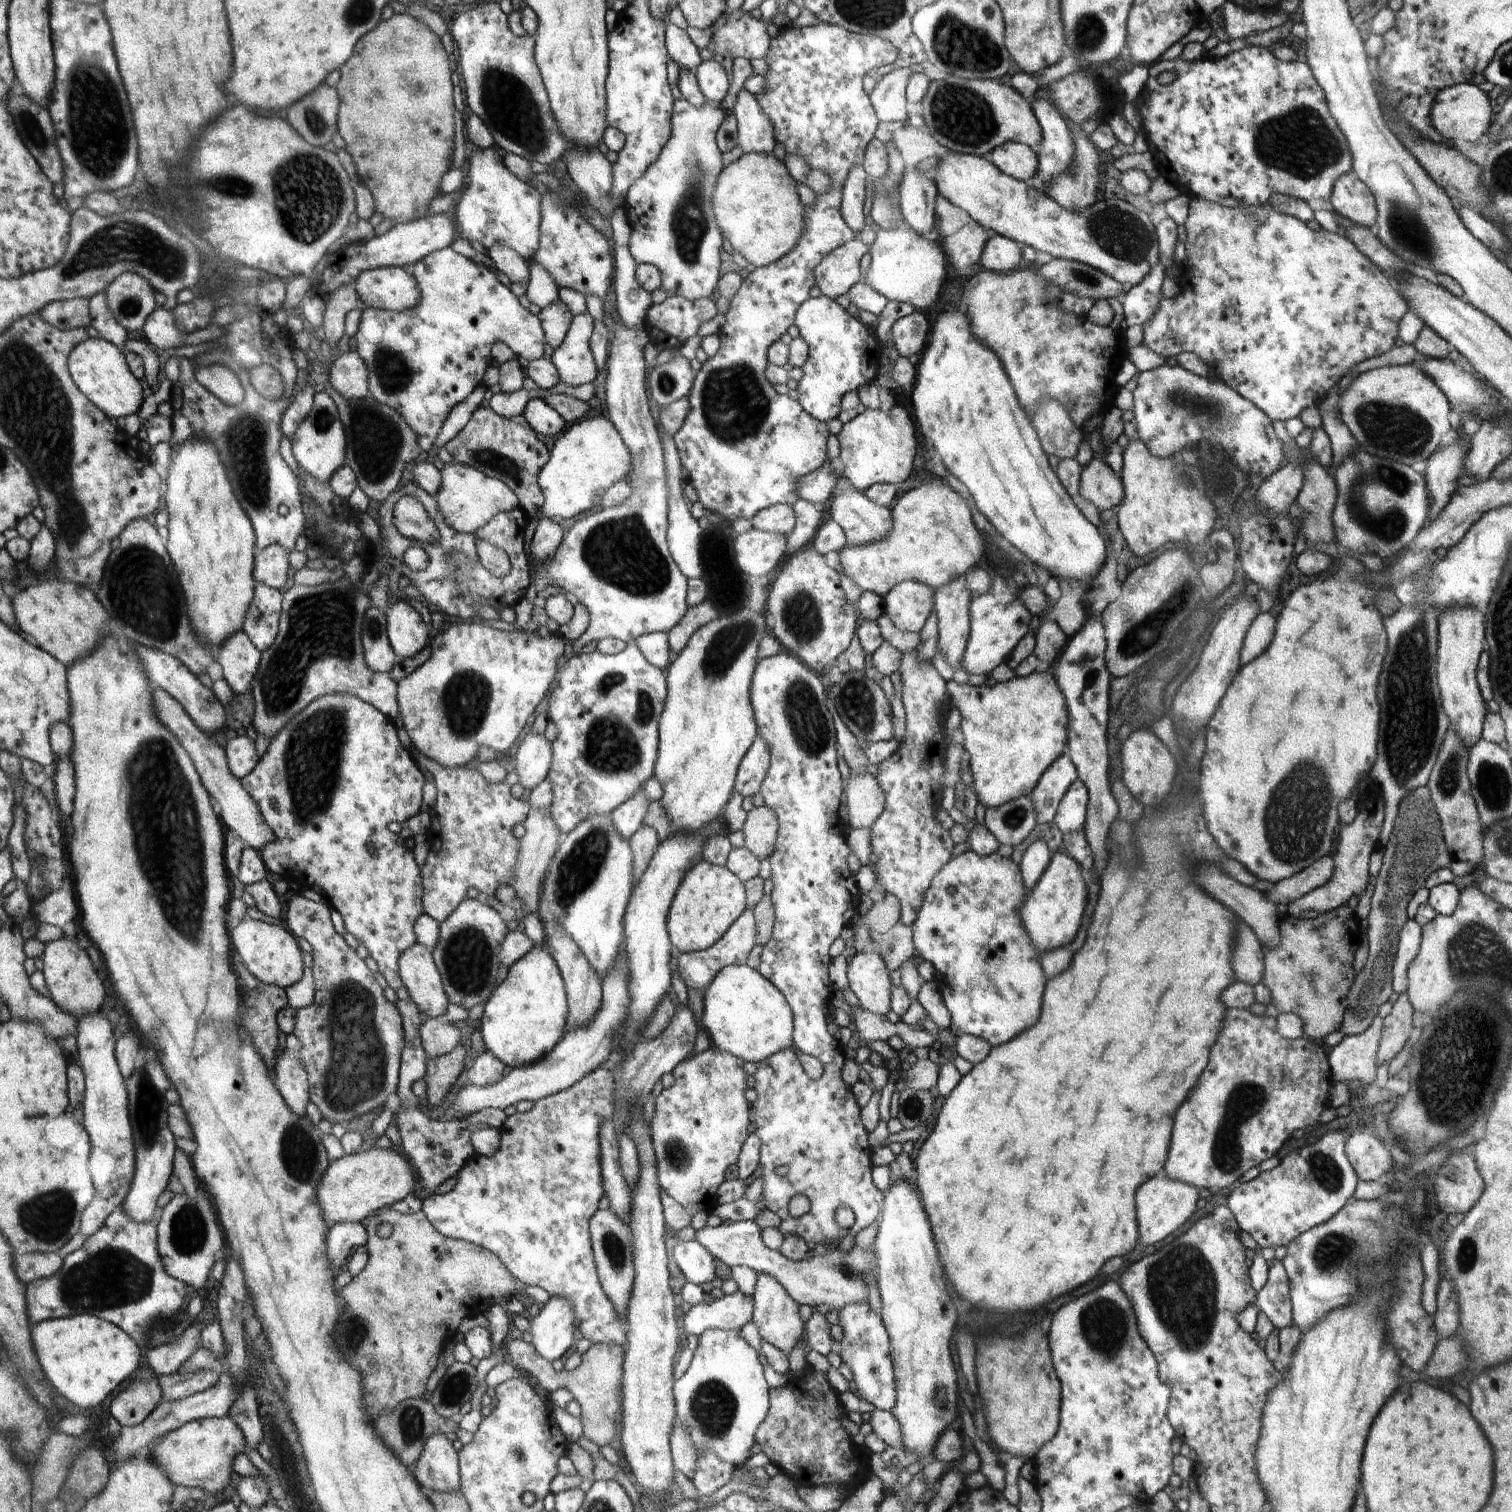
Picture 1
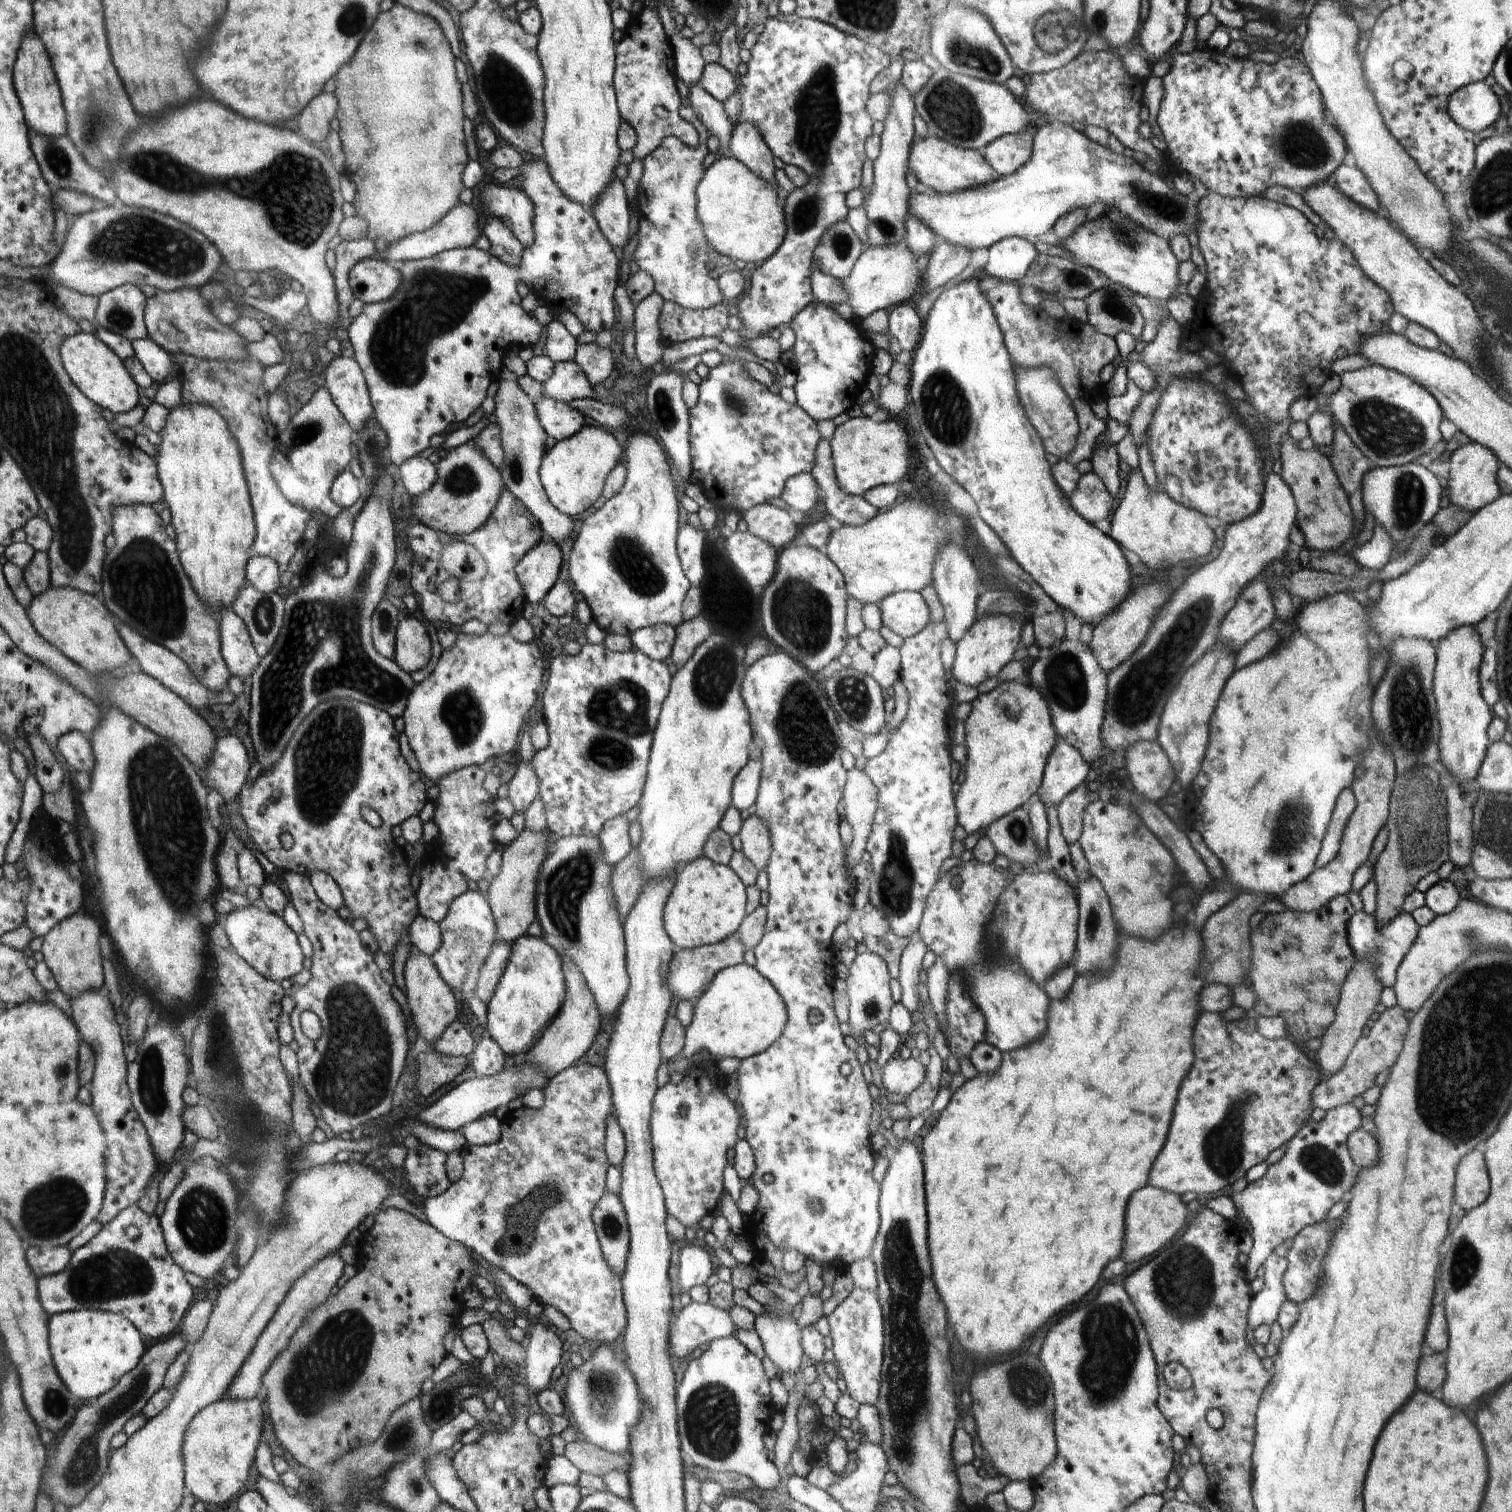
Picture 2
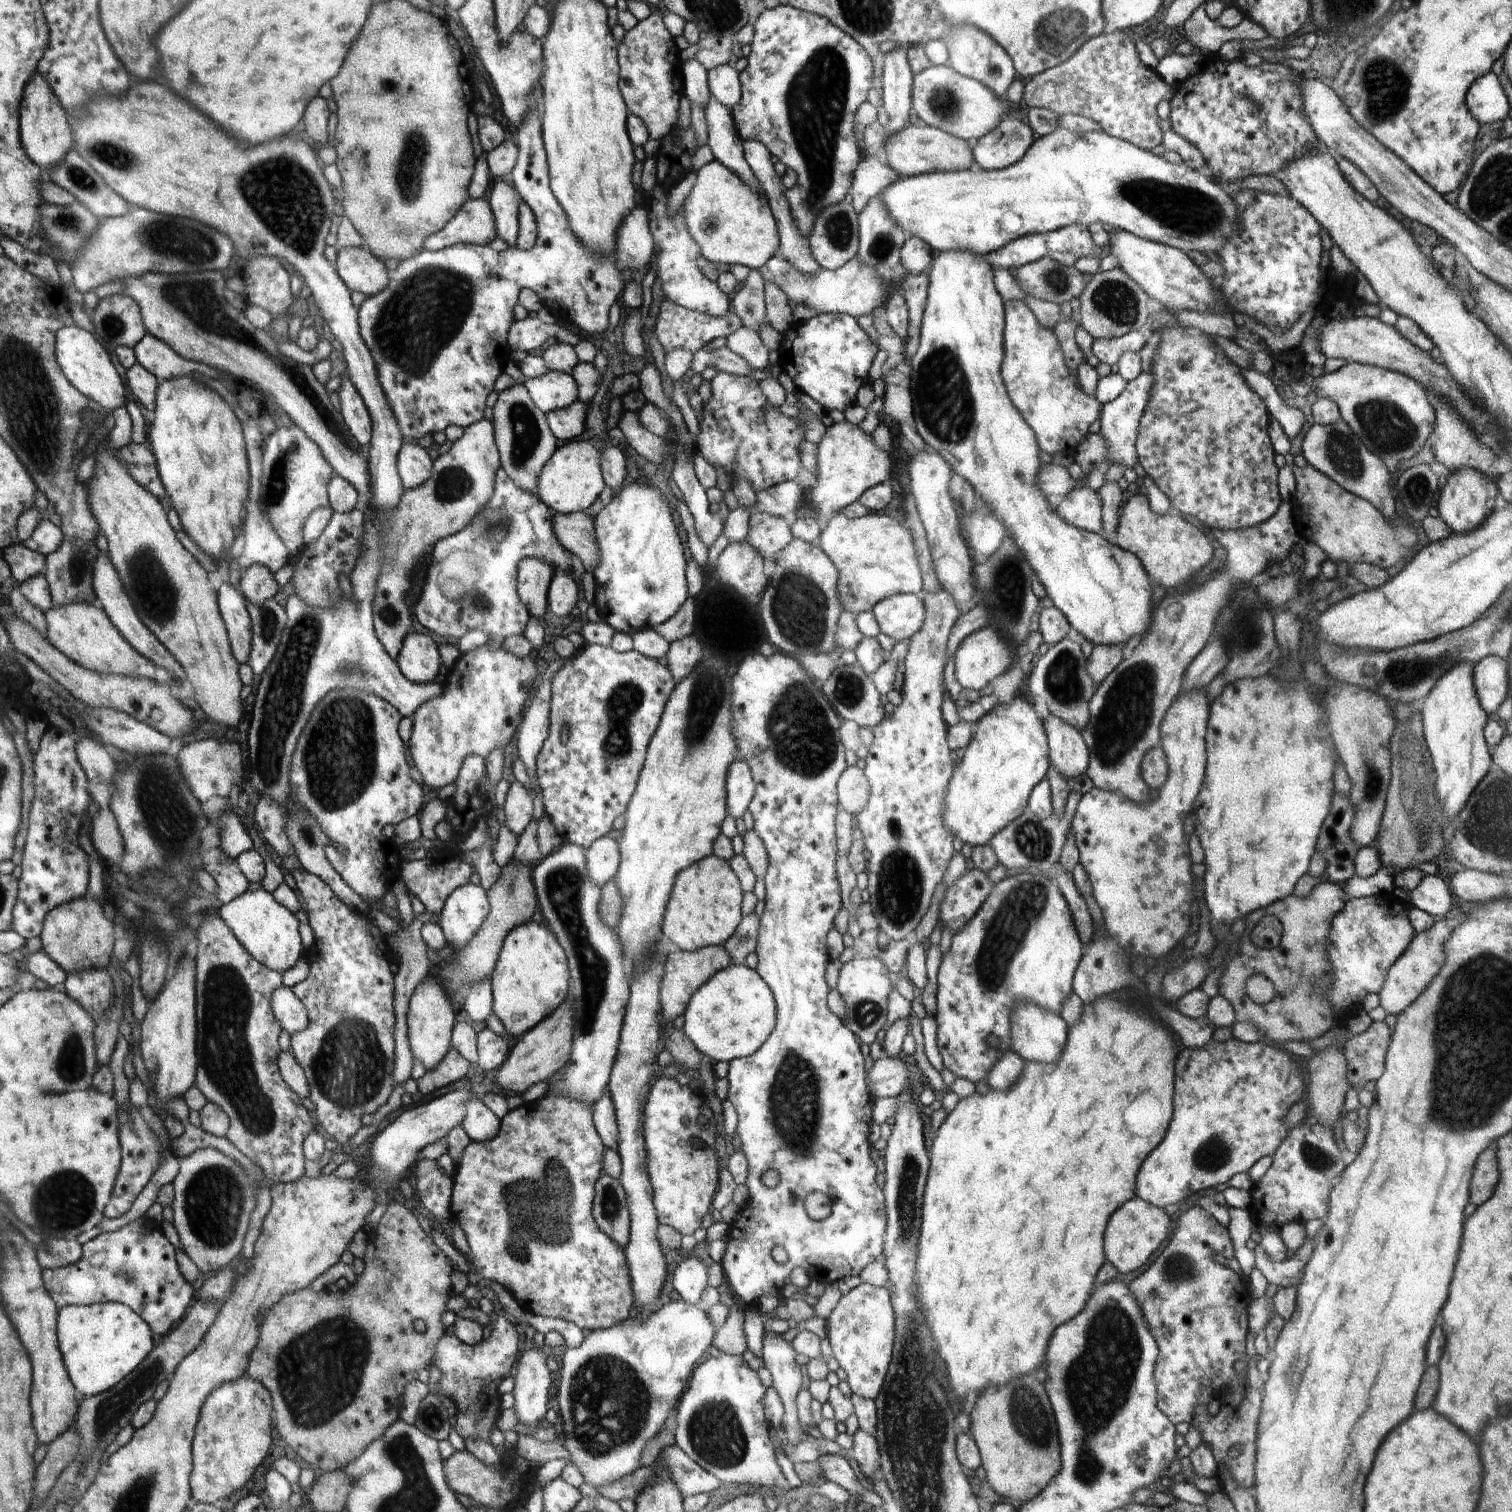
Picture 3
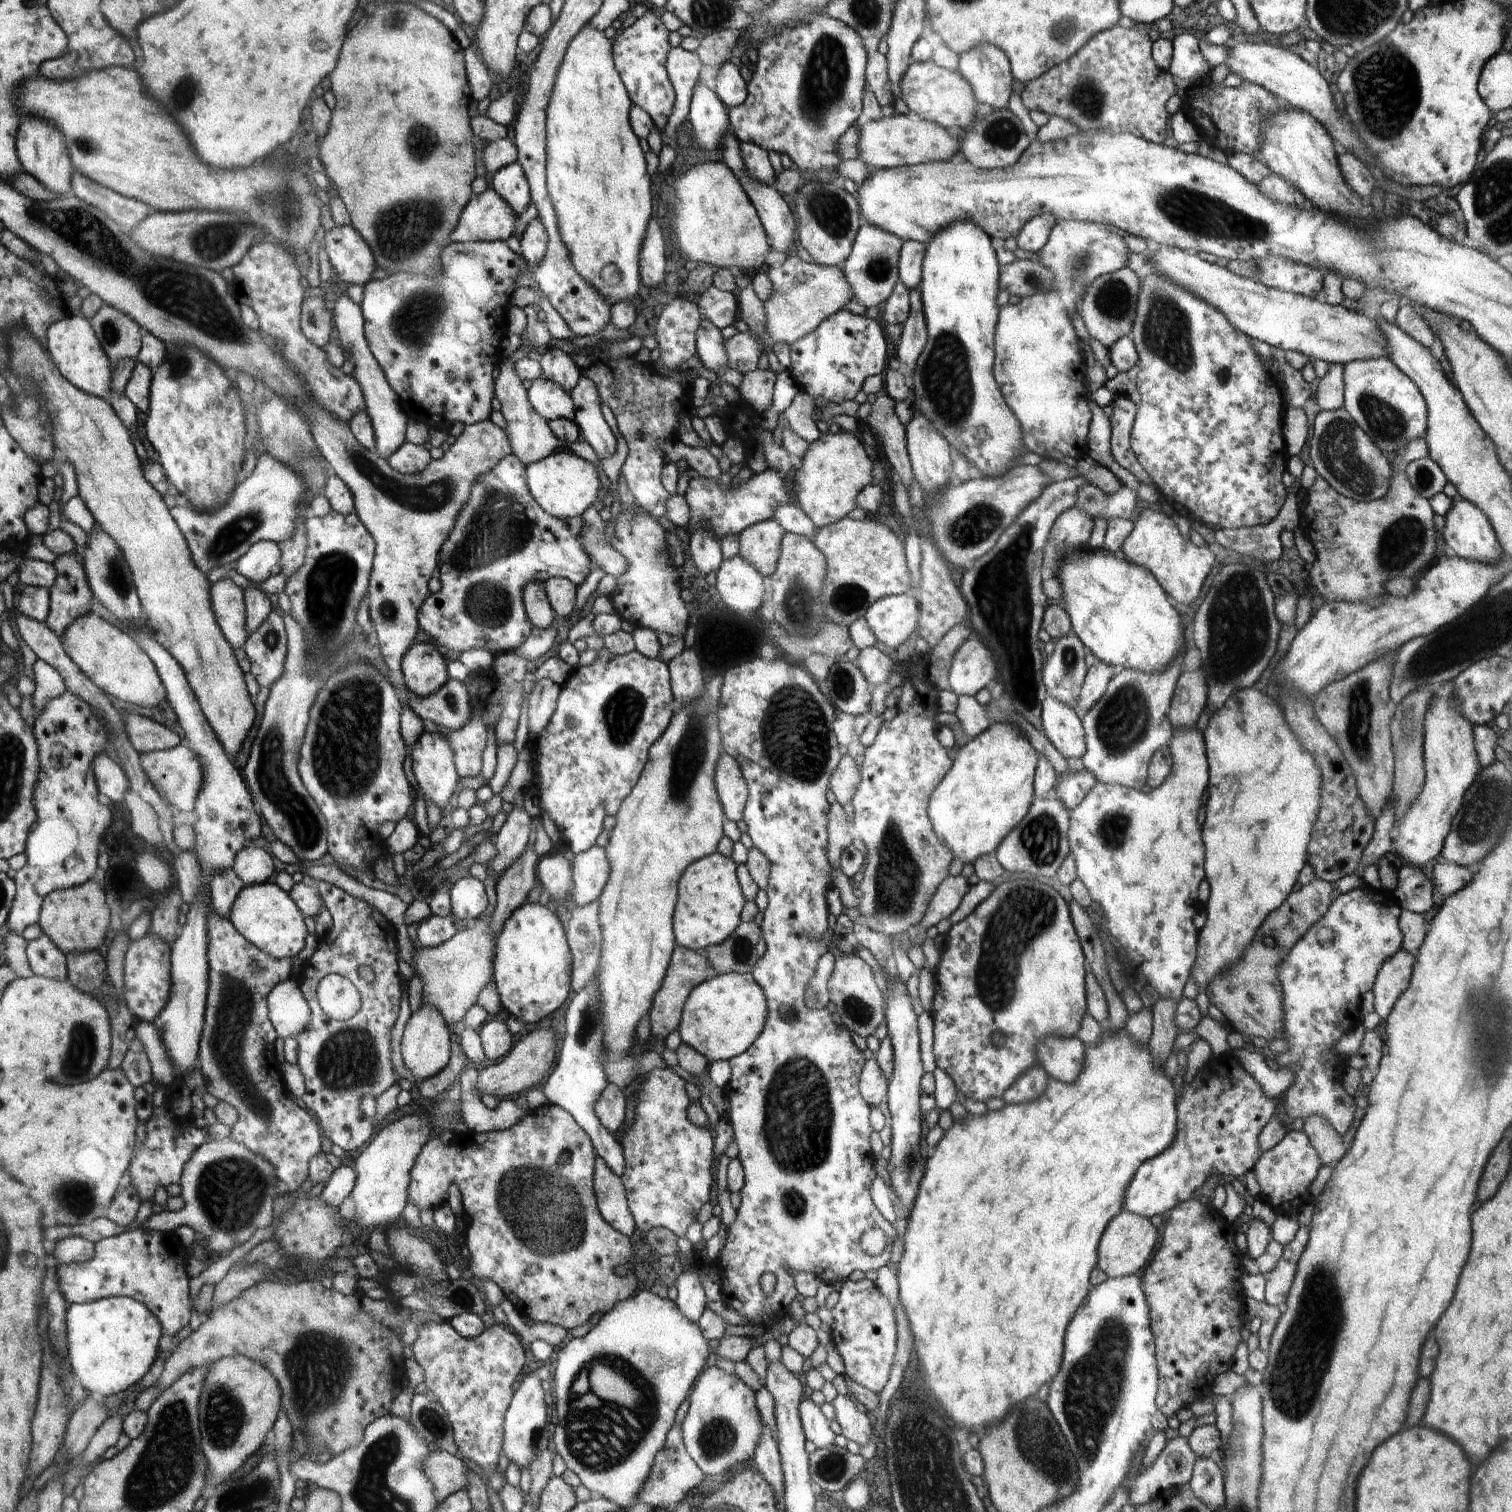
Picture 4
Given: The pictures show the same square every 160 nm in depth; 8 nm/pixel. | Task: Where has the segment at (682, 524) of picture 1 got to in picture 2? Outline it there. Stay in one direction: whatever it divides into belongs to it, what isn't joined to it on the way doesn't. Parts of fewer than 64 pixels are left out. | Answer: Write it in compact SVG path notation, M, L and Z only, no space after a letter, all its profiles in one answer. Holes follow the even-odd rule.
M685 523L679 529L676 550L689 581L692 586L698 587L700 582L704 580L703 574L706 574L704 562L702 562L702 558L704 558L704 533Z

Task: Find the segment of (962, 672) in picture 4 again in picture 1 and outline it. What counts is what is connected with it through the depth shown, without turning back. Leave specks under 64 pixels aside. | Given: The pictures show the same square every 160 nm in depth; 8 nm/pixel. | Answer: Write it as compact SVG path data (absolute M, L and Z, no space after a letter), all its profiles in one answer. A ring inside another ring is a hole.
M996 575L986 594L971 598L970 642L967 644L966 654L963 656L962 668L969 675L990 675L998 664L1002 664L1010 658L1012 650L1029 631L1028 625L1032 614L1021 601L1020 592L1022 592L1021 588L1010 587L1002 575Z

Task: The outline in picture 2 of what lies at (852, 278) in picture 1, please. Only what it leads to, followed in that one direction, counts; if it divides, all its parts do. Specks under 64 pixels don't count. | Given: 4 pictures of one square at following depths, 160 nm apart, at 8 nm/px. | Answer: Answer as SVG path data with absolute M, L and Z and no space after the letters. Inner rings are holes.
M847 220L832 224L819 247L815 249L813 266L822 274L844 280L846 276L851 275L852 268L862 255L860 238L855 229L847 224Z

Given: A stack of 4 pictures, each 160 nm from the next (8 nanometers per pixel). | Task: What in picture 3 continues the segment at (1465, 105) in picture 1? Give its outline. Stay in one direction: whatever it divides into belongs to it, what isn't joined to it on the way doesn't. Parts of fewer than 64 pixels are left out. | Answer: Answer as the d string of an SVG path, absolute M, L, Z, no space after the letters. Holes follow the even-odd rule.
M1491 71L1472 83L1466 91L1467 111L1480 123L1504 122L1510 114L1508 98L1498 76Z

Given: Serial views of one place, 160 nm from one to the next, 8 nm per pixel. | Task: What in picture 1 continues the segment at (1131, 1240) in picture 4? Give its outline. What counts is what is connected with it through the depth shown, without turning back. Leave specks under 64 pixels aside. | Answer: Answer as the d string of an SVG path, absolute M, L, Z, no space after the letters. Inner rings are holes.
M1164 1174L1146 1180L1136 1192L1136 1208L1138 1208L1136 1214L1138 1214L1138 1228L1142 1242L1156 1244L1182 1226L1203 1203L1198 1191L1199 1189L1191 1184L1168 1178L1168 1175Z

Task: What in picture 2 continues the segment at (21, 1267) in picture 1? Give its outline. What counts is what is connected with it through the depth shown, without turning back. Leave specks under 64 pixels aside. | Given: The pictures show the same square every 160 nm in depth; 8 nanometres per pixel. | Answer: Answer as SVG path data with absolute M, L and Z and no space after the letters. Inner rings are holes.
M68 1245L34 1246L28 1251L28 1260L31 1261L32 1268L36 1270L40 1278L64 1272L72 1264L72 1258L74 1258L74 1250L70 1250Z

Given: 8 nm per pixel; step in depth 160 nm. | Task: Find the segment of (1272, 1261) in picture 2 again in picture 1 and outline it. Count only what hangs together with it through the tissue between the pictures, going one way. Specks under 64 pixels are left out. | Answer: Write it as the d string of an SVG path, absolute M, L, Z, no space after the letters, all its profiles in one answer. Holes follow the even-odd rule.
M1274 1260L1266 1284L1256 1293L1255 1304L1259 1312L1263 1312L1279 1331L1293 1324L1289 1290L1289 1278L1284 1265Z

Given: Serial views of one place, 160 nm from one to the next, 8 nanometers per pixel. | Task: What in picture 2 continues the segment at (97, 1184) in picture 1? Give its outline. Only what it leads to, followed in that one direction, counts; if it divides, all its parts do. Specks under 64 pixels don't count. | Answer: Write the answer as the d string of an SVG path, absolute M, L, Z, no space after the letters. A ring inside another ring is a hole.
M100 990L85 991L79 998L71 999L73 1018L80 1026L83 1043L90 1044L96 1056L94 1078L90 1085L92 1094L92 1110L98 1122L103 1125L106 1136L106 1152L104 1152L104 1178L106 1190L102 1210L96 1220L100 1224L111 1223L122 1211L136 1206L136 1202L144 1196L144 1190L150 1178L156 1174L156 1158L159 1156L155 1144L151 1140L147 1126L140 1120L135 1106L130 1102L130 1094L126 1086L126 1060L122 1056L122 1040L118 1032L118 1022L114 1020L112 1004L108 1002L106 993Z

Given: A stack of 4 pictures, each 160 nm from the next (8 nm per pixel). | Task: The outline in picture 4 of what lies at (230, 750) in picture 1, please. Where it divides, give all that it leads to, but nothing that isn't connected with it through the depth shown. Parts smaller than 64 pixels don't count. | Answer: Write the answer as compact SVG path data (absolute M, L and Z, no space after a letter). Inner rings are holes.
M184 743L167 751L152 751L140 753L141 765L153 782L157 792L168 800L169 804L179 810L194 810L202 791L204 776L203 765L199 756Z

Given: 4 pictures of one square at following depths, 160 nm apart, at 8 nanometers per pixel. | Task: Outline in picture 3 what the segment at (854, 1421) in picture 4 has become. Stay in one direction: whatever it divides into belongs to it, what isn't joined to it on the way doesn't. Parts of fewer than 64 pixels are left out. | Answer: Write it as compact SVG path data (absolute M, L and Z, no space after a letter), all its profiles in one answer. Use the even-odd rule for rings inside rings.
M858 1429L853 1434L853 1447L851 1449L853 1458L857 1460L862 1474L868 1482L872 1483L874 1476L883 1477L879 1455L879 1446L871 1434Z

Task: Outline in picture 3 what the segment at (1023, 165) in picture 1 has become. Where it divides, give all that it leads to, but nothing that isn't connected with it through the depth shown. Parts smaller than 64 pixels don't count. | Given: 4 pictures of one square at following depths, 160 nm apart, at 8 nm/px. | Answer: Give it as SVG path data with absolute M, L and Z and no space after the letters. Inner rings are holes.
M1019 113L1008 114L994 131L979 138L973 150L975 166L989 171L1011 167L1023 158L1035 139L1035 132L1020 120Z

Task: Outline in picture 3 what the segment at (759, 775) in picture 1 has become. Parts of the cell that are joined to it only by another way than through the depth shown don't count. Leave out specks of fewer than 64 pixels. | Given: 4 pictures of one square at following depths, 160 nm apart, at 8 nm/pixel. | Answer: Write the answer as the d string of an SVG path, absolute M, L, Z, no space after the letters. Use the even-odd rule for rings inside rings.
M738 758L729 766L726 781L727 814L735 819L742 817L750 809L754 796L754 774L747 761Z

